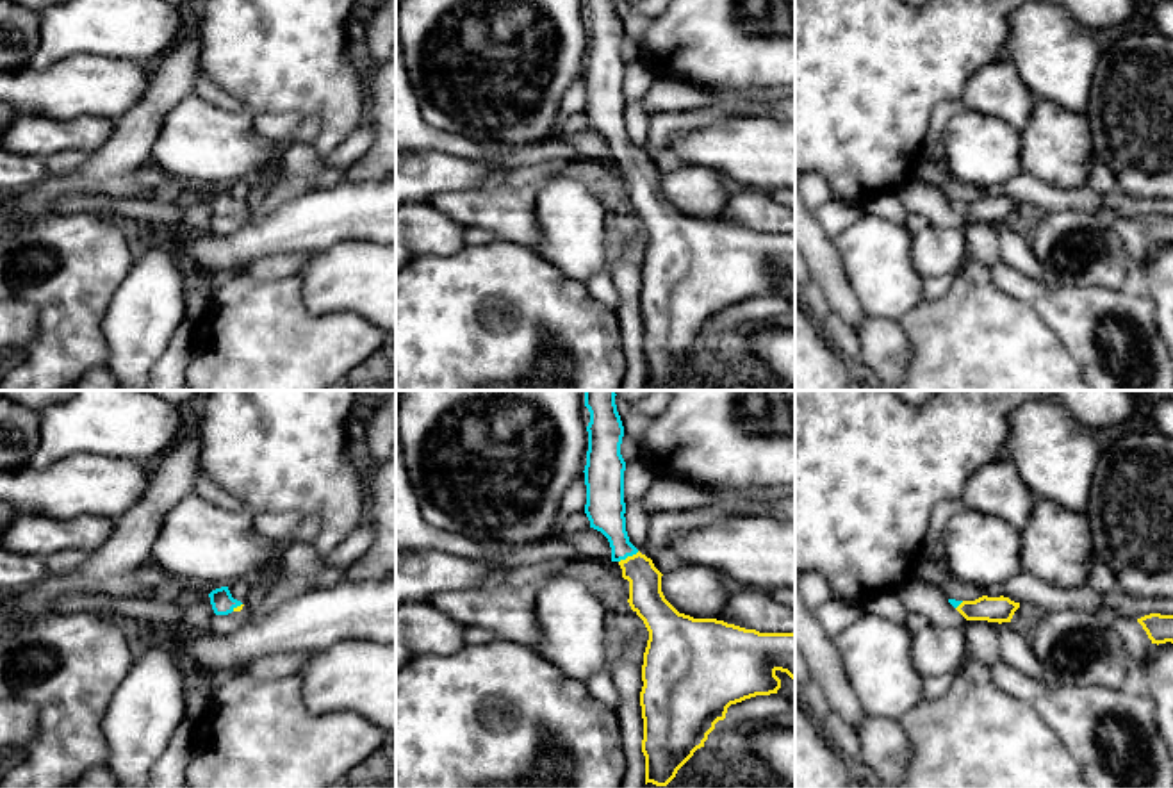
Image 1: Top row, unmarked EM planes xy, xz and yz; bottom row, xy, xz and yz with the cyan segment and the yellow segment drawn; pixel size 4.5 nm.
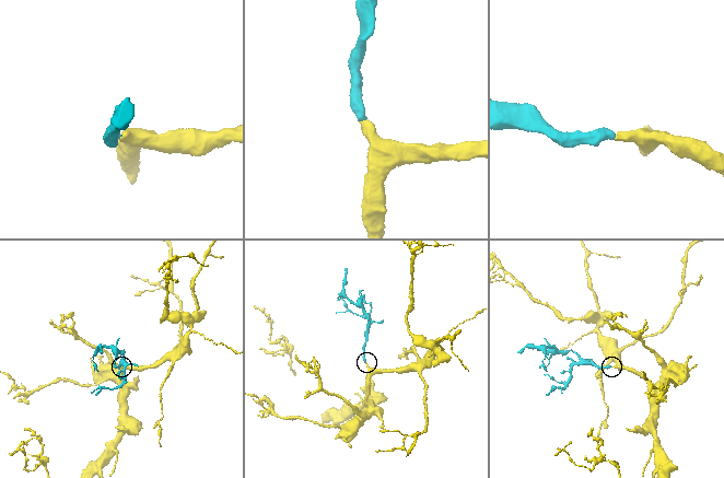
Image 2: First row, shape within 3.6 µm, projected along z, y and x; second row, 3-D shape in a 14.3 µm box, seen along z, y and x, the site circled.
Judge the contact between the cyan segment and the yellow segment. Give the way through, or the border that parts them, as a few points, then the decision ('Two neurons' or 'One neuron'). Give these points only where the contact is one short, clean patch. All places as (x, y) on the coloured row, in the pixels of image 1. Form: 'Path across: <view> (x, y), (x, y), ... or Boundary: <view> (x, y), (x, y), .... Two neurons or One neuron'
Path across: xz (605, 507), (619, 544), (628, 555), (644, 578), (646, 598). One neuron

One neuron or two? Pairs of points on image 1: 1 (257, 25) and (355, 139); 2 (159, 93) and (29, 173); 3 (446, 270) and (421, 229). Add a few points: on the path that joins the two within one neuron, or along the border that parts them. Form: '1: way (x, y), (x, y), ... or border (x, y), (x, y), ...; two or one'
1: border (366, 118), (323, 155); two
2: border (49, 175), (18, 195); two
3: border (466, 245), (453, 254), (419, 254), (414, 259); two

